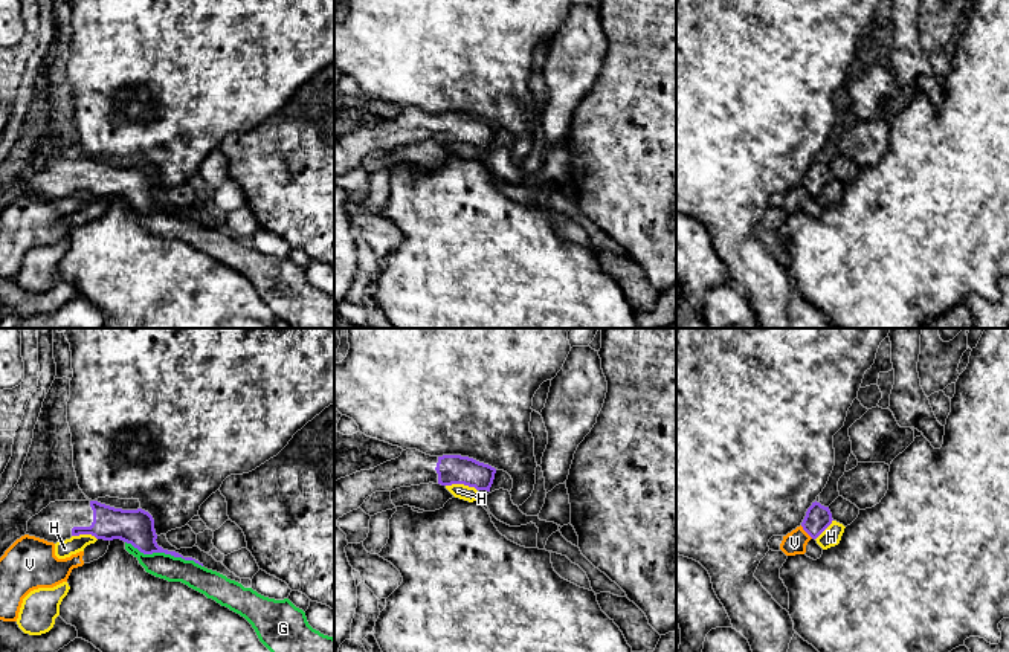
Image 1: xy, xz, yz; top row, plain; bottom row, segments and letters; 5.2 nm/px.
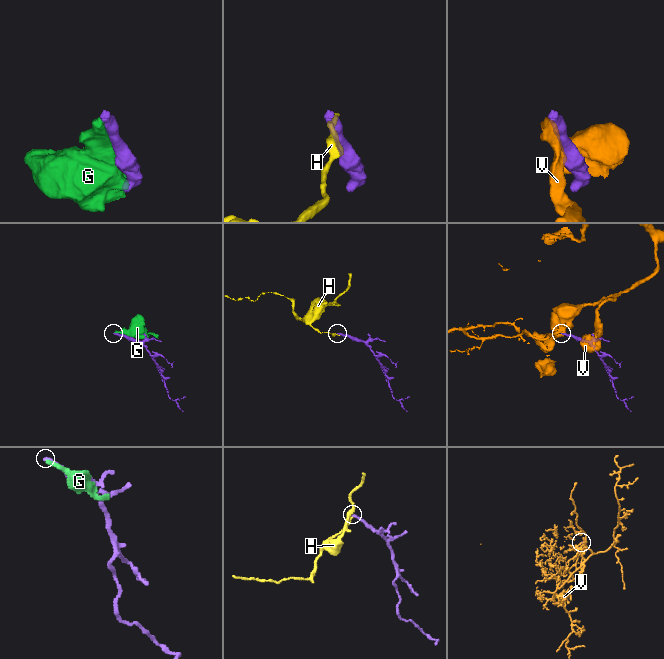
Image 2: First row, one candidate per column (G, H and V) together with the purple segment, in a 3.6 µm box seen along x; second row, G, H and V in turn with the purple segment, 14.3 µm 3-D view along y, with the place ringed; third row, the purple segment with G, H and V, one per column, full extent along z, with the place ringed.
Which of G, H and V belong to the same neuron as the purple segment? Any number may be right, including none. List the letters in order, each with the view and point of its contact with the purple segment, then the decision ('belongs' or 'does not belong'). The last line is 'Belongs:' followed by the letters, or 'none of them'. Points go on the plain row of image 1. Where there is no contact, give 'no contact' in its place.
G: meets purple in xy at (164, 209); does not belong
H: meets purple in xz at (461, 141); does not belong
V: meets purple in yz at (806, 190); does not belong
Belongs: none of them

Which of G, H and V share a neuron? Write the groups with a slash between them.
G V / H

